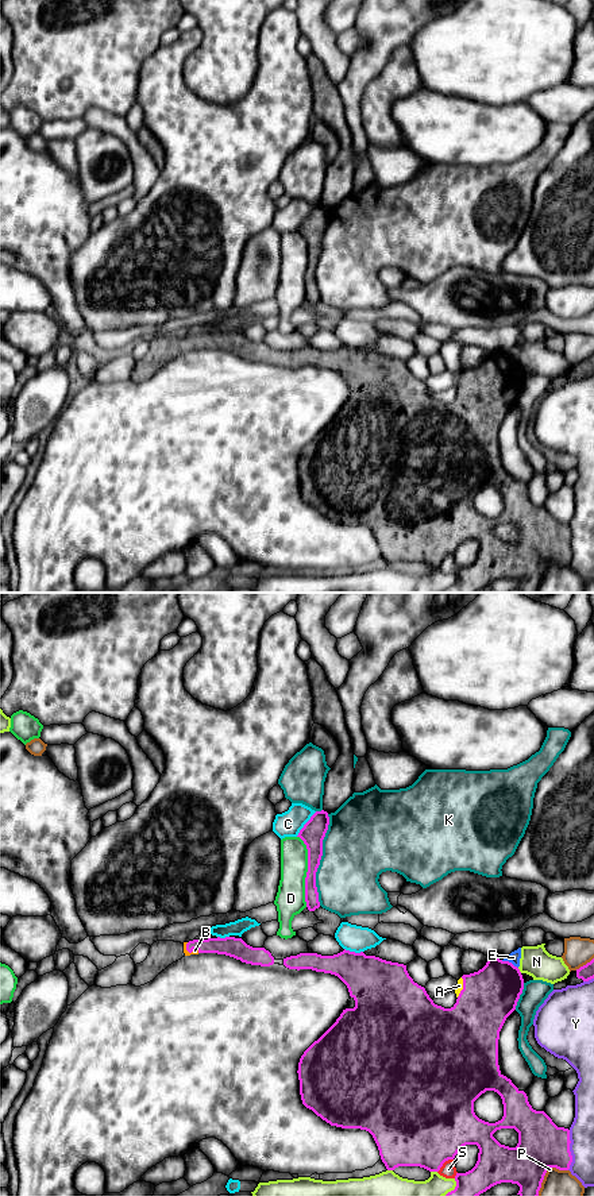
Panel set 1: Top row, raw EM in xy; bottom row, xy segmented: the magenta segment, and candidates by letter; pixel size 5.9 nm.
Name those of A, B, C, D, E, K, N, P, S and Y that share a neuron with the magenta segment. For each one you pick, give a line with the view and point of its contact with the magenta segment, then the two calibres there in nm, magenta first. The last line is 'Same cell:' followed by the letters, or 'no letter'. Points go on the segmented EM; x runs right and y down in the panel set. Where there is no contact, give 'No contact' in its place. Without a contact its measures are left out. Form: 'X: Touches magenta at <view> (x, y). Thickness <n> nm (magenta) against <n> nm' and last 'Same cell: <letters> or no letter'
A: Touches magenta at xy (463, 987). Thickness 340 nm (magenta) against 50 nm
B: Touches magenta at xy (191, 952). Thickness 120 nm (magenta) against 30 nm
Same cell: A, B

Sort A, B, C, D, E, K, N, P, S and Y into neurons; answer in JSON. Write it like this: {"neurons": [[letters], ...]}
{"neurons": [["A", "B"], ["C"], ["D"], ["E"], ["K"], ["N"], ["P"], ["S"], ["Y"]]}

